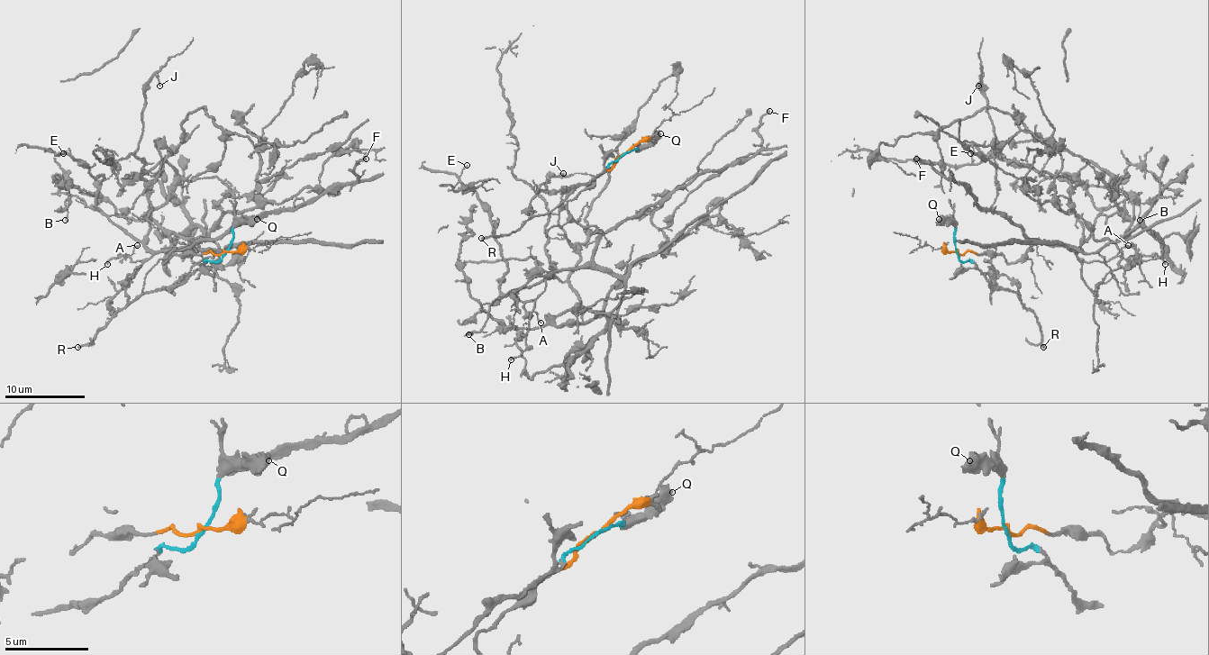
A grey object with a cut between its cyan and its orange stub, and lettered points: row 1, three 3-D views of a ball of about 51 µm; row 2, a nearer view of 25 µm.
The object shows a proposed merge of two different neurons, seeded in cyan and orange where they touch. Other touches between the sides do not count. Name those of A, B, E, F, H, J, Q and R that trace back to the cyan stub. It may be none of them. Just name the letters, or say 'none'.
Q, R

